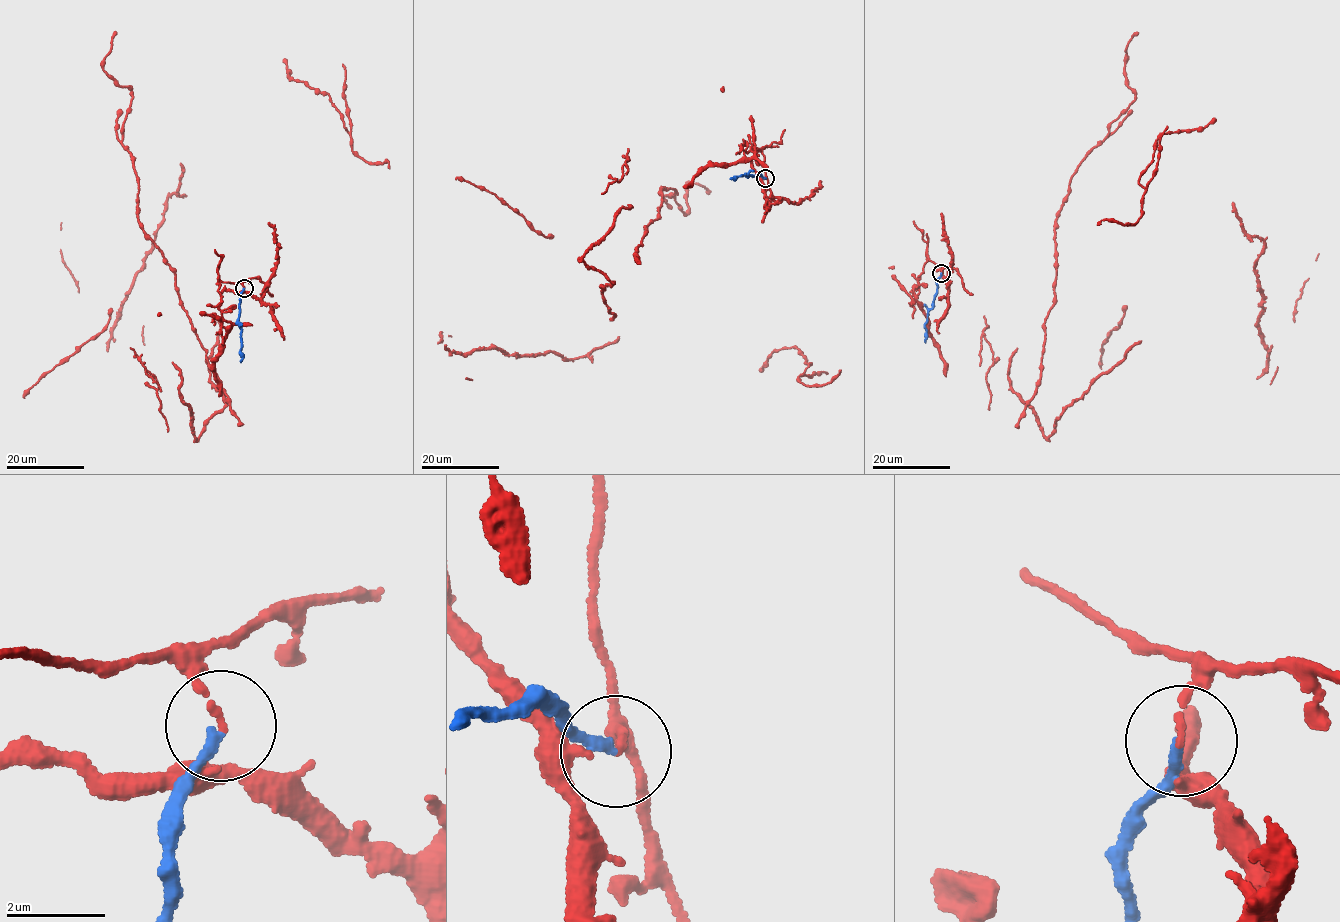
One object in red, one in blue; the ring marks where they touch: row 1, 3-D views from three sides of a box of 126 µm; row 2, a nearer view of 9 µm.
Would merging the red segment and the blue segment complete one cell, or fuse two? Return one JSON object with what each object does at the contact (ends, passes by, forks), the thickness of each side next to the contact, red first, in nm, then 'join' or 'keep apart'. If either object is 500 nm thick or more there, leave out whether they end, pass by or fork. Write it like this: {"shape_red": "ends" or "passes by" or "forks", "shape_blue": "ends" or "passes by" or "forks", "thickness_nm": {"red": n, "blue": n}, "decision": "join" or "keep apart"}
{"shape_red": "passes by", "shape_blue": "ends", "thickness_nm": {"red": 100, "blue": 200}, "decision": "keep apart"}

